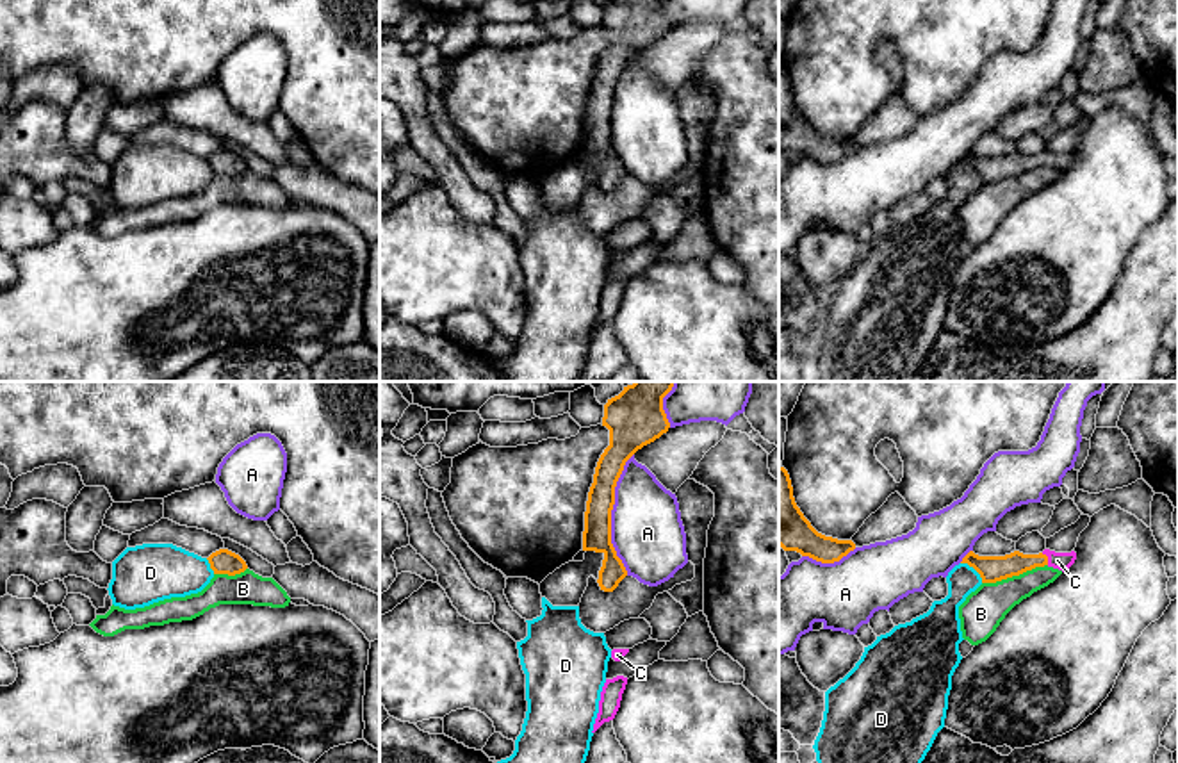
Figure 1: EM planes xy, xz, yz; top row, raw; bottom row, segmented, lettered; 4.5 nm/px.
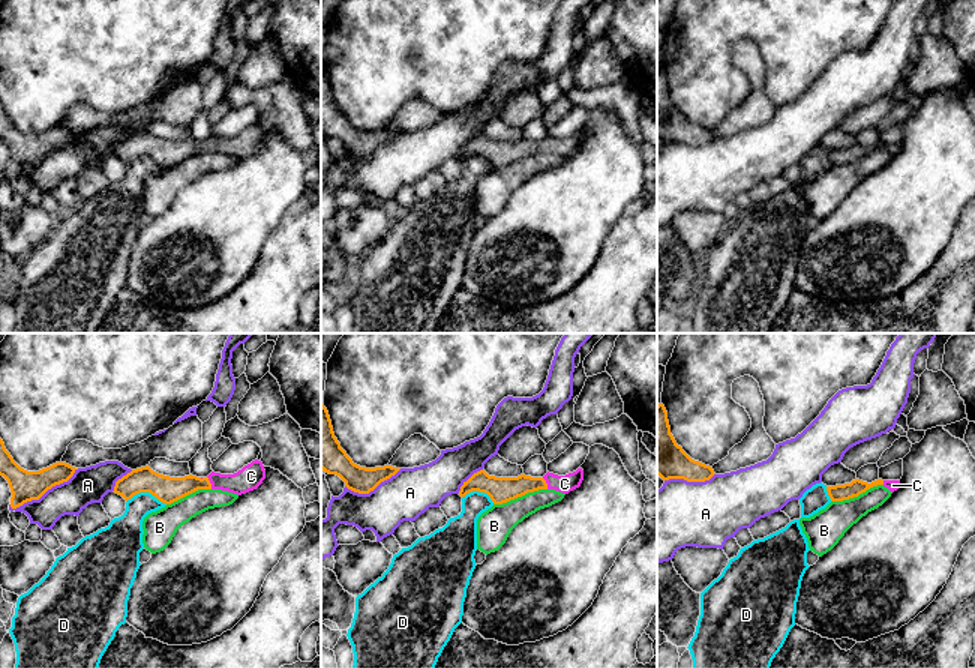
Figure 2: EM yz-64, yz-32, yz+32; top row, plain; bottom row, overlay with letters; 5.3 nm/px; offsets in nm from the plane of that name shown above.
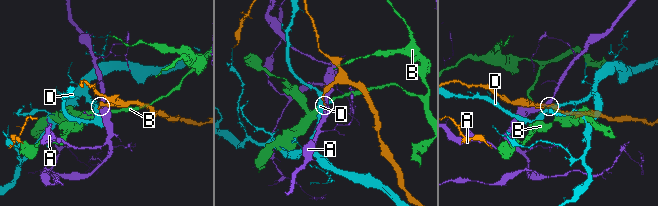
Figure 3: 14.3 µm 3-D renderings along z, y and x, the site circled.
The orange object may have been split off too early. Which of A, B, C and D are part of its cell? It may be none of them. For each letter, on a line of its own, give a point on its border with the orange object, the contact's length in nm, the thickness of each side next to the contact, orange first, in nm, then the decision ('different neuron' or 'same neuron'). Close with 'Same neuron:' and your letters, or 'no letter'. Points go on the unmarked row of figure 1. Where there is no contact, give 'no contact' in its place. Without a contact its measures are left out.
A: meets orange in xz at (610, 114); contact 550 nm long; 130 nm thick on the orange side, 320 nm on the other; different neuron
B: meets orange in yz at (1014, 175); contact 300 nm long; 120 nm thick on the orange side, 190 nm on the other; different neuron
C: meets orange in yz at (1047, 159); contact 70 nm long; 120 nm thick on the orange side, 80 nm on the other; same neuron
D: meets orange in yz at (973, 168); contact 140 nm long; 120 nm thick on the orange side, 140 nm on the other; different neuron
Same neuron: C

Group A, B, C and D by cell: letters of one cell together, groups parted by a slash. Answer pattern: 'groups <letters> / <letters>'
groups A / B / C / D

